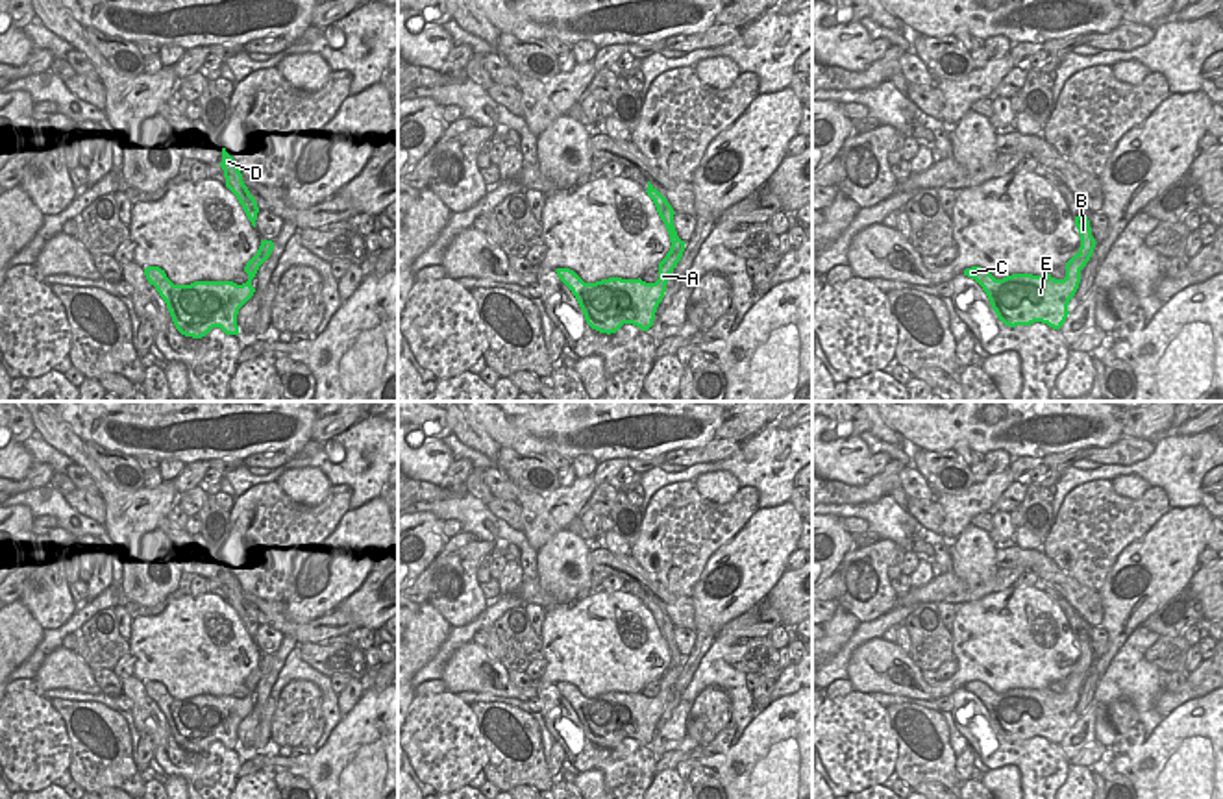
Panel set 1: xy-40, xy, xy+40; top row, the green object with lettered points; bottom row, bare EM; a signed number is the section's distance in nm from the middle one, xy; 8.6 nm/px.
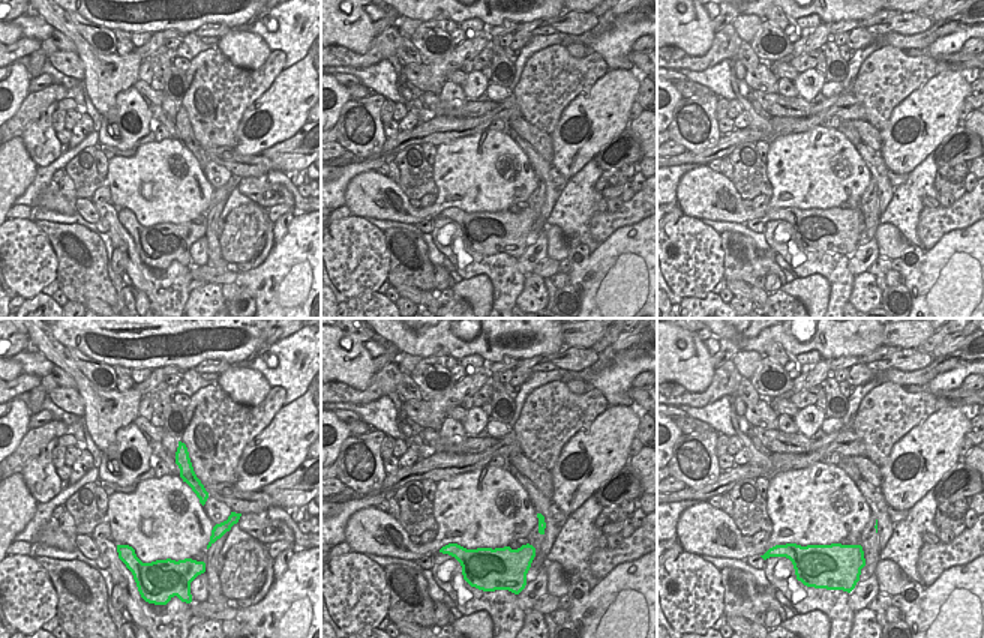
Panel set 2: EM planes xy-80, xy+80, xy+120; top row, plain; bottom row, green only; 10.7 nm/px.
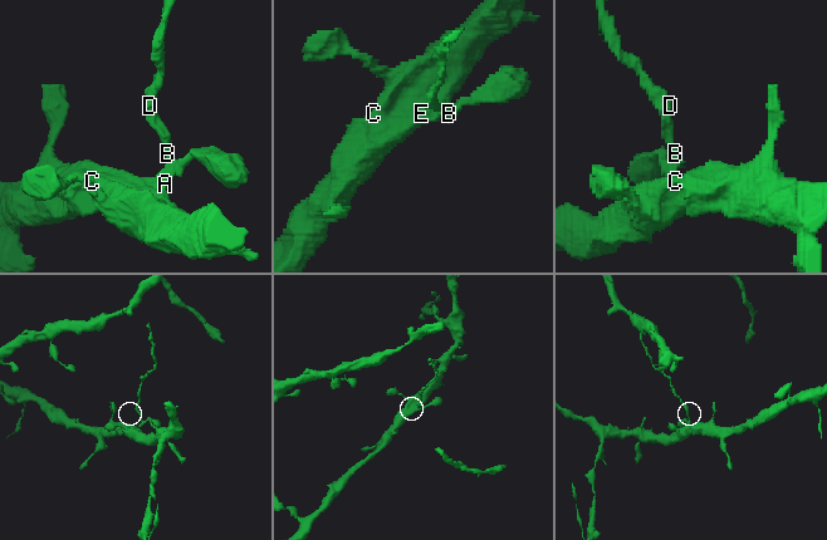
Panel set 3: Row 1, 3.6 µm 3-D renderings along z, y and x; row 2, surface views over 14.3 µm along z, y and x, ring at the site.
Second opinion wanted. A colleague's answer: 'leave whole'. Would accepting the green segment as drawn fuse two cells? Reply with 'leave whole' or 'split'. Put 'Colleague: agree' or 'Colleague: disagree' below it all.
split
Colleague: disagree

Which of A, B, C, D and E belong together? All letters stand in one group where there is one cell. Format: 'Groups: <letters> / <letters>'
Groups: A C E / B D.

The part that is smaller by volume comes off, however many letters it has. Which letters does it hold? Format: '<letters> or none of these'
B, D

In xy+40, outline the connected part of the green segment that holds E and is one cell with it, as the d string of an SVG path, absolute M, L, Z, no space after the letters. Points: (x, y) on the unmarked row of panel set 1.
M1075 668L1066 677L1064 694L1055 694L1051 688L1012 688L995 694L981 681L966 682L964 690L982 701L992 723L1005 740L1016 742L1042 736L1053 744L1060 744L1069 729L1068 719L1079 703L1081 684L1086 677L1086 673Z

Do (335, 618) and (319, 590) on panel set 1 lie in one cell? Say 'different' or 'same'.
different

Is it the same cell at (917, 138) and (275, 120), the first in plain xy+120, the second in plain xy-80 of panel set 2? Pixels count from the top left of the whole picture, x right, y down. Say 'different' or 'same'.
same

